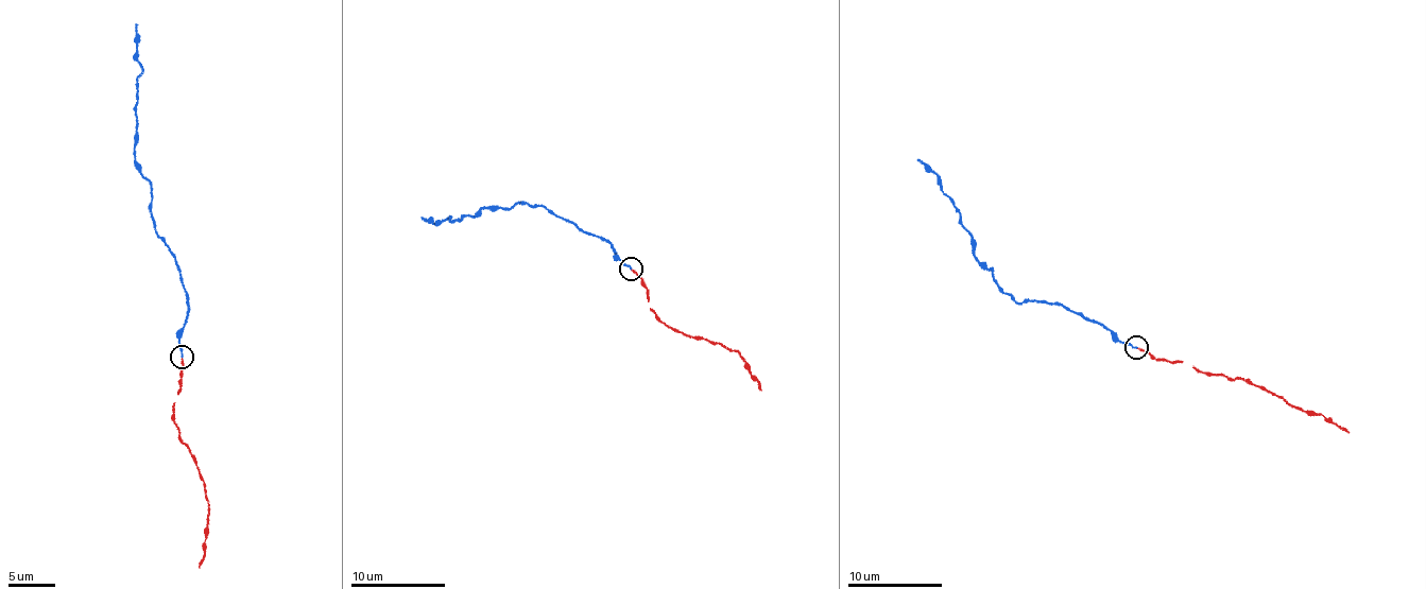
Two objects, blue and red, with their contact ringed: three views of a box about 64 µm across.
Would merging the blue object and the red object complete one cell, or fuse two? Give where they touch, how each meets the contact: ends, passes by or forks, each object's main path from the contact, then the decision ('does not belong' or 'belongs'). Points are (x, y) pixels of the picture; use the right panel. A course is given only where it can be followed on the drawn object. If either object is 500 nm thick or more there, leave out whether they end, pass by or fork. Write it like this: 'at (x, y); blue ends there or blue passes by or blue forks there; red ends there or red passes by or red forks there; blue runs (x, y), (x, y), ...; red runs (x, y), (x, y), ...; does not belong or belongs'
at (1136, 347); blue ends there; red ends there; blue runs (1136, 347), (1083, 314), (1044, 300), (1013, 300), (974, 256), (973, 235), (942, 191), (938, 175), (917, 160); red runs (1138, 347), (1155, 359), (1237, 378), (1293, 405), (1324, 416), (1347, 432); belongs

